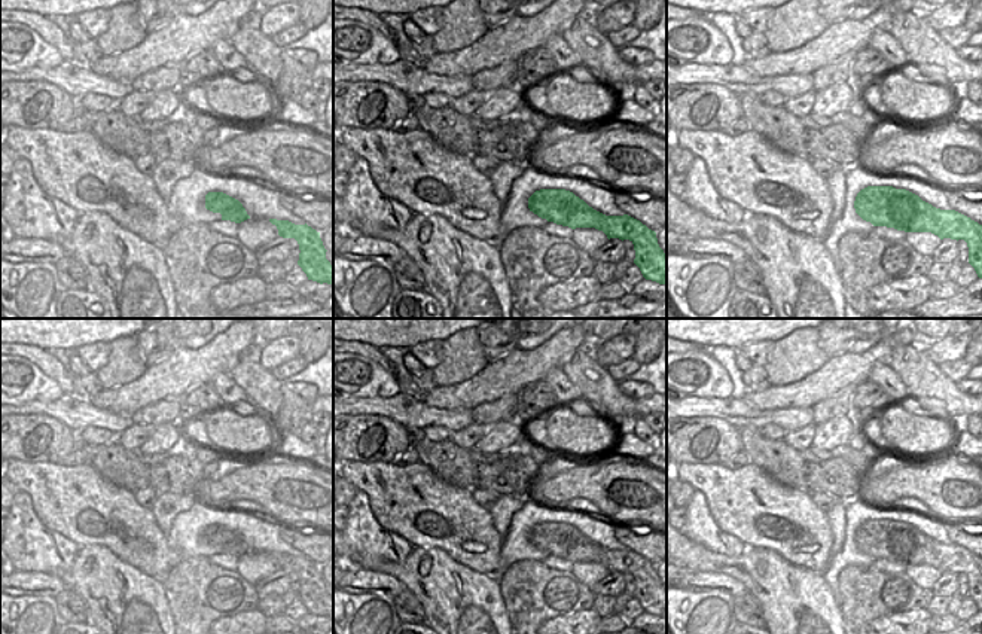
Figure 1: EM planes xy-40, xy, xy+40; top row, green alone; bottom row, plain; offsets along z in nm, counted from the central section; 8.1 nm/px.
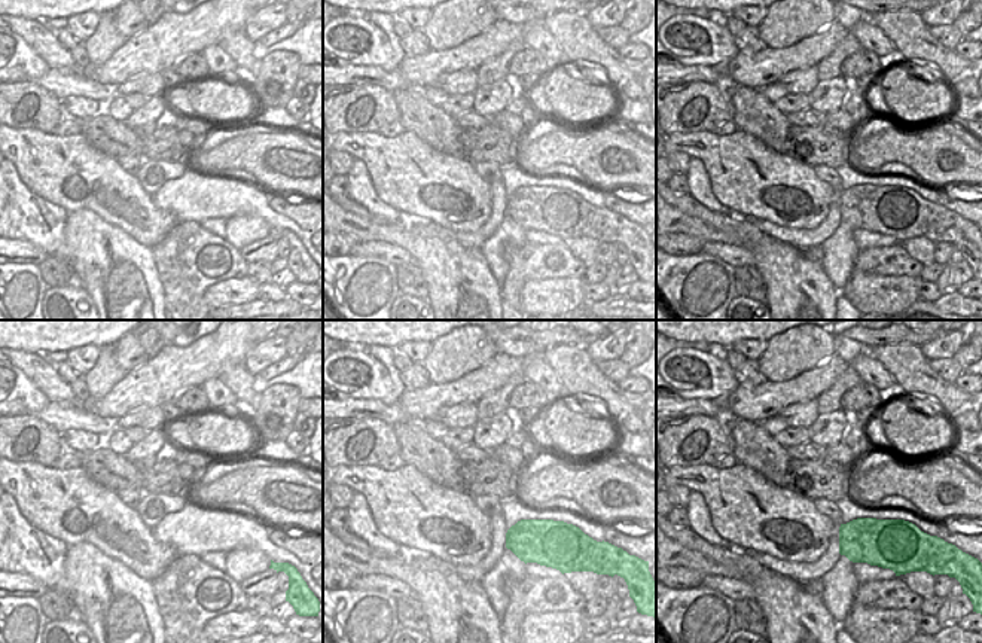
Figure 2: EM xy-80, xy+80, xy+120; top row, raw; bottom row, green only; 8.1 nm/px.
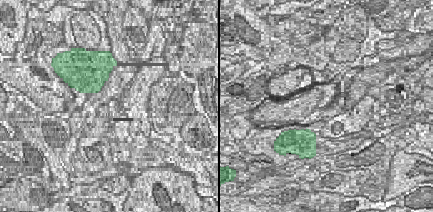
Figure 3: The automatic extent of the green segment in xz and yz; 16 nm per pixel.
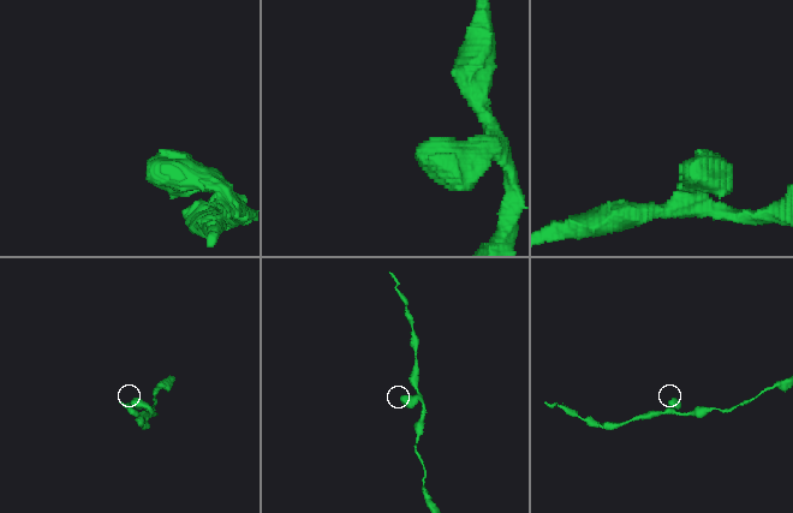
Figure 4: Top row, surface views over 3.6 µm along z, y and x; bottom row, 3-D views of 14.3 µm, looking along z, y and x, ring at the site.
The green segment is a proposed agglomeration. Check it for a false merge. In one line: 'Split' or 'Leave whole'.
Leave whole.

